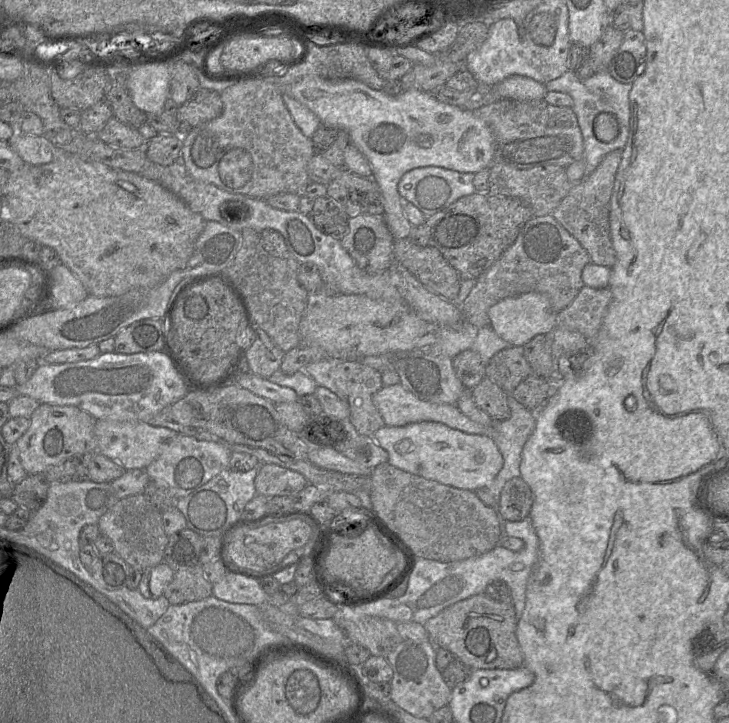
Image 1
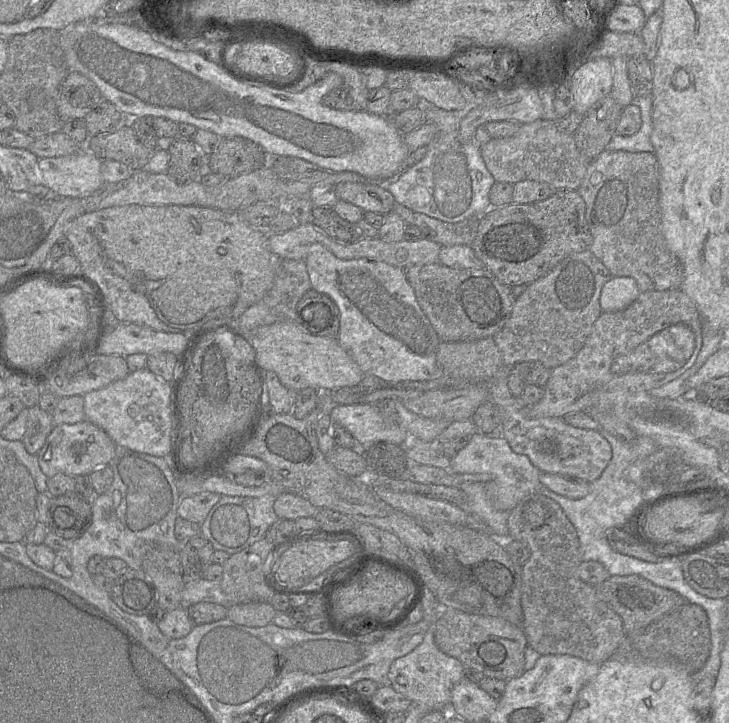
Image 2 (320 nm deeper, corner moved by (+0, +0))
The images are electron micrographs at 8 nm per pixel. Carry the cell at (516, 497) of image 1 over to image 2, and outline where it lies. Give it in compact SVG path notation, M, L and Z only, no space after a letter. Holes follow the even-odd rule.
M540 492L533 493L519 502L517 506L509 513L507 526L510 539L524 542L530 549L530 557L528 561L521 567L521 606L523 610L523 630L527 638L527 645L531 646L540 655L567 654L581 658L591 663L602 664L611 658L625 638L623 621L621 617L598 595L595 586L583 582L577 576L577 567L582 562L579 538L575 527L570 522L561 506Z

